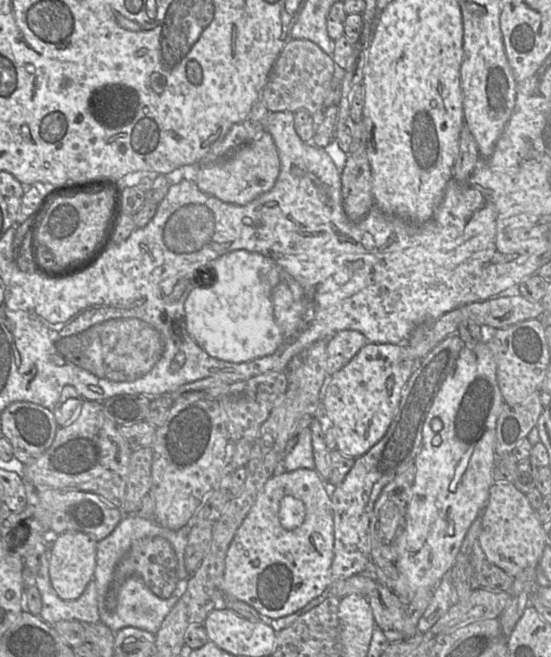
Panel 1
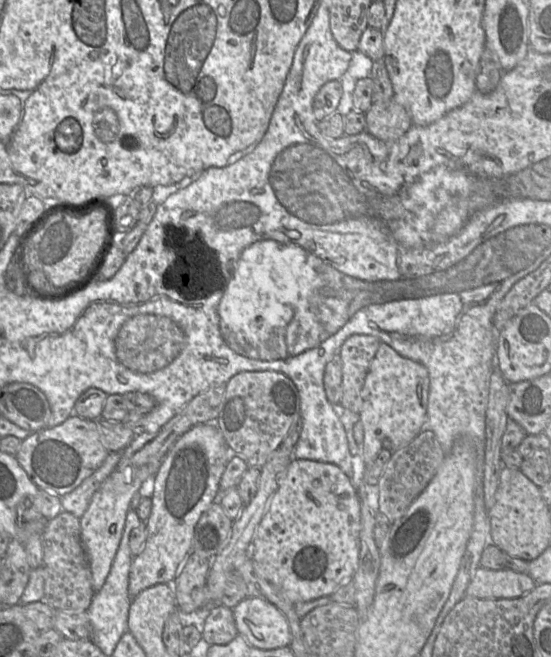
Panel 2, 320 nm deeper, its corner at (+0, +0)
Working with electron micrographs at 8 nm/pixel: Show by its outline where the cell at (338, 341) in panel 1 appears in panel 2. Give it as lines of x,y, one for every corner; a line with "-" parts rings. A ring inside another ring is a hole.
354,334
345,340
338,352
342,361
340,405
356,414
361,410
361,391
380,344
376,336

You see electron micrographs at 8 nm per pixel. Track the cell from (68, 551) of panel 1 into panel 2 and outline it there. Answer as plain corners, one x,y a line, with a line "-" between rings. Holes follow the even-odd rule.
132,467
132,482
126,484
124,470
114,471
102,482
99,489
93,494
85,513
80,519
81,542
85,549
92,575
92,588
98,592
109,574
112,562
119,547
130,502
142,484
156,474
156,467

